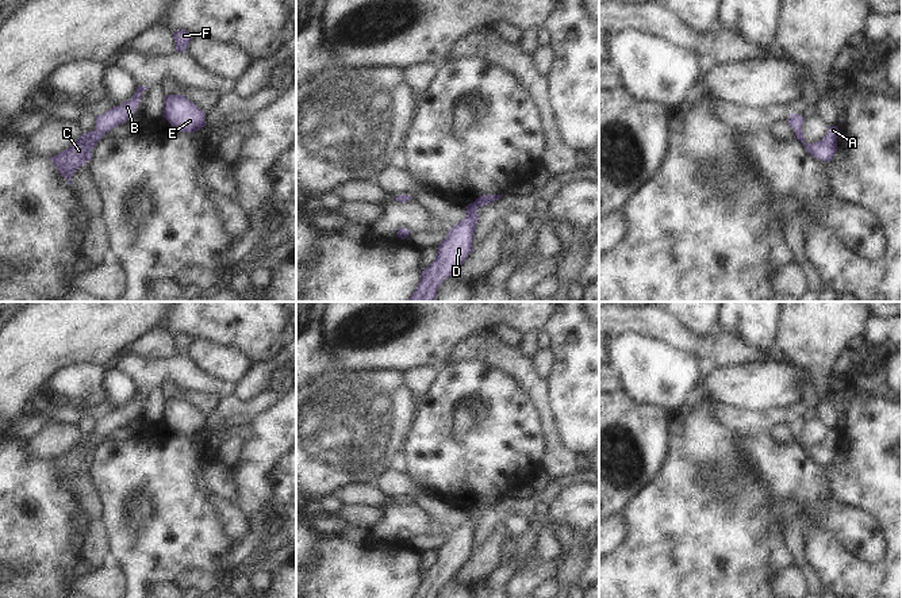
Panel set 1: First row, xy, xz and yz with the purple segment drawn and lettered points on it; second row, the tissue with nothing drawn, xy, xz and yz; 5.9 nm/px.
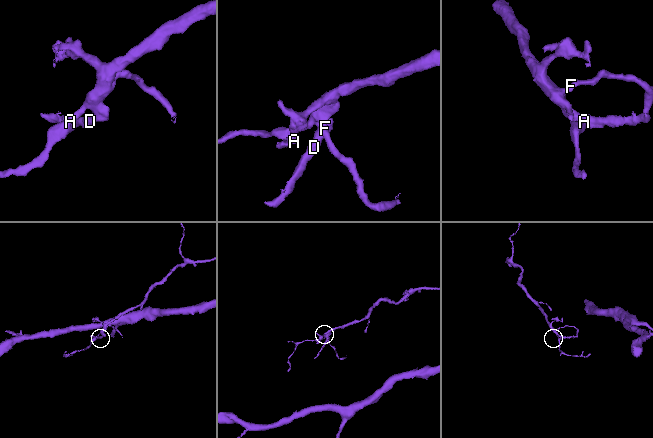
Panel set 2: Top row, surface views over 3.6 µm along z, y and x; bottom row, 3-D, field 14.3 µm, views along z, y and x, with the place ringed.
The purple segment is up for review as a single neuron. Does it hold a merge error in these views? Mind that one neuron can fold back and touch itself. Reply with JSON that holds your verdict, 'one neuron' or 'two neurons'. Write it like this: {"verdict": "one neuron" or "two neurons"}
{"verdict": "one neuron"}

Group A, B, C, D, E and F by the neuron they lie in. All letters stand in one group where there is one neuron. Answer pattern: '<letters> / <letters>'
A B C D E F

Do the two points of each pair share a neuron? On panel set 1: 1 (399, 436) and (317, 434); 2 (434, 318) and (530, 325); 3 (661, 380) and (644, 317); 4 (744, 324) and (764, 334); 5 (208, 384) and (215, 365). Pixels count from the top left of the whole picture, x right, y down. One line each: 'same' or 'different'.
1: same
2: same
3: different
4: same
5: different

